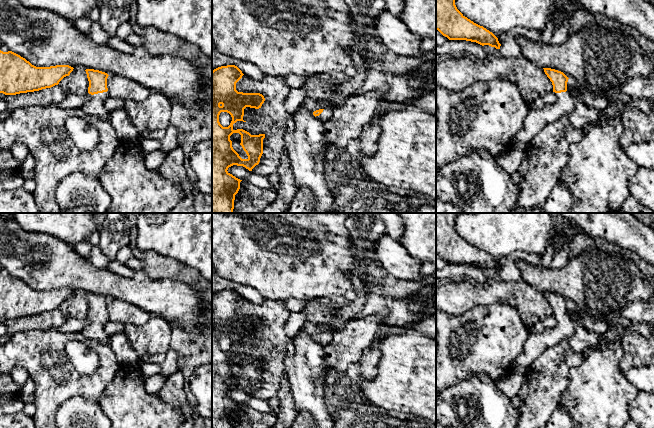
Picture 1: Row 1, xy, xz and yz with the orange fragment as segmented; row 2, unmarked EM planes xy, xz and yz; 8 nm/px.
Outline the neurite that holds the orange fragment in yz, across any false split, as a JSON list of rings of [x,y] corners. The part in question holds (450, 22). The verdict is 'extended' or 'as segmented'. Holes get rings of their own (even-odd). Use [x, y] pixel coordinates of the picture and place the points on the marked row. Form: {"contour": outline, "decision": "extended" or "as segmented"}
{"contour": [[[436,0],[436,30],[449,40],[466,40],[482,46],[489,45],[500,49],[498,38],[489,30],[465,17],[456,7],[455,0]]], "decision": "as segmented"}

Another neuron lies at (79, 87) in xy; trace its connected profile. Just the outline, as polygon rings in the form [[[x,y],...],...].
[[[74,68],[69,75],[70,94],[86,95],[88,94],[89,81],[86,71],[83,68]]]

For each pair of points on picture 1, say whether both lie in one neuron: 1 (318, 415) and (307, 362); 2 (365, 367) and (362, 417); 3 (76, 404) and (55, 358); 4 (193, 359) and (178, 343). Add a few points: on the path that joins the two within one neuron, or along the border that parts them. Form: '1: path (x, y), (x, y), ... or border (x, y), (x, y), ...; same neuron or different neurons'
1: path (314, 402), (307, 391), (307, 375); same neuron
2: path (359, 379), (356, 385), (356, 405); same neuron
3: border (96, 402), (74, 395), (64, 400), (56, 413); different neurons
4: path (192, 354), (183, 345); same neuron

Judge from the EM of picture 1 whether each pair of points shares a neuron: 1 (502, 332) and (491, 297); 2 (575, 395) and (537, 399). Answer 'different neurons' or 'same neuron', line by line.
1: different neurons
2: different neurons

